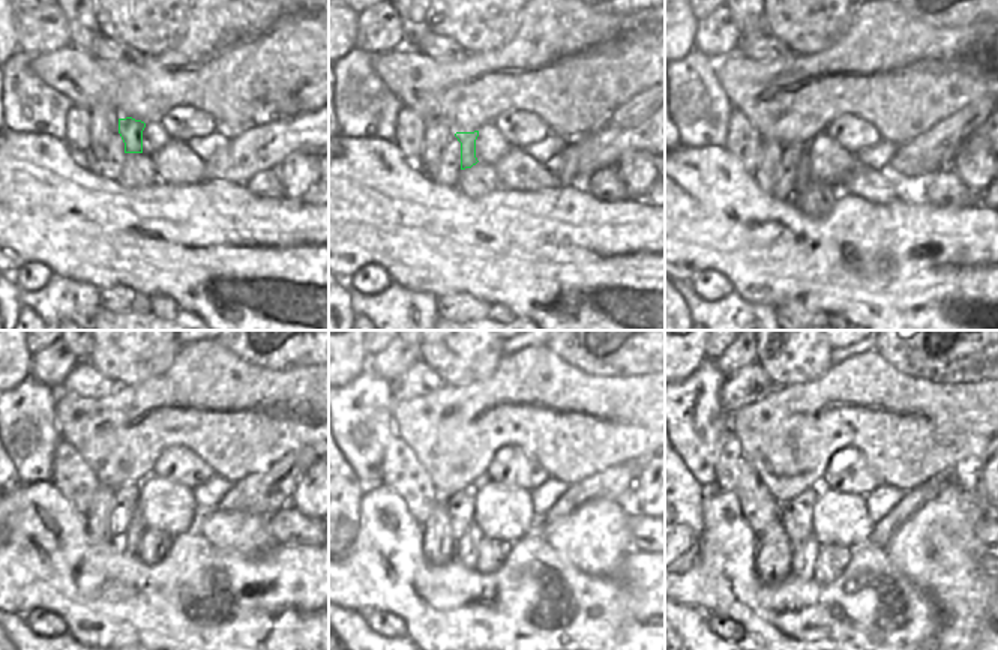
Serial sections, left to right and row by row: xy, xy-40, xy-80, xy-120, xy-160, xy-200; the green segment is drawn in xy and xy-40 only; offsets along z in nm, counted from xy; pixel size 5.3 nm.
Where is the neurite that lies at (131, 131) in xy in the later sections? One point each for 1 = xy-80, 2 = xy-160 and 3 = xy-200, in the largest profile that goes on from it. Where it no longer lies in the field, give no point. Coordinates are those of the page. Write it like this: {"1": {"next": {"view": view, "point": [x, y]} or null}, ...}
{"1": {"next": {"view": "xy-80", "point": [803, 177]}}, "2": {"next": {"view": "xy-160", "point": [467, 548]}}, "3": {"next": {"view": "xy-200", "point": [803, 556]}}}

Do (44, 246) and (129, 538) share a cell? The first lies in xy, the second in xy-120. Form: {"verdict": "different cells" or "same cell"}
{"verdict": "different cells"}

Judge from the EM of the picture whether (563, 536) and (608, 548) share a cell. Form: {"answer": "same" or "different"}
{"answer": "same"}

